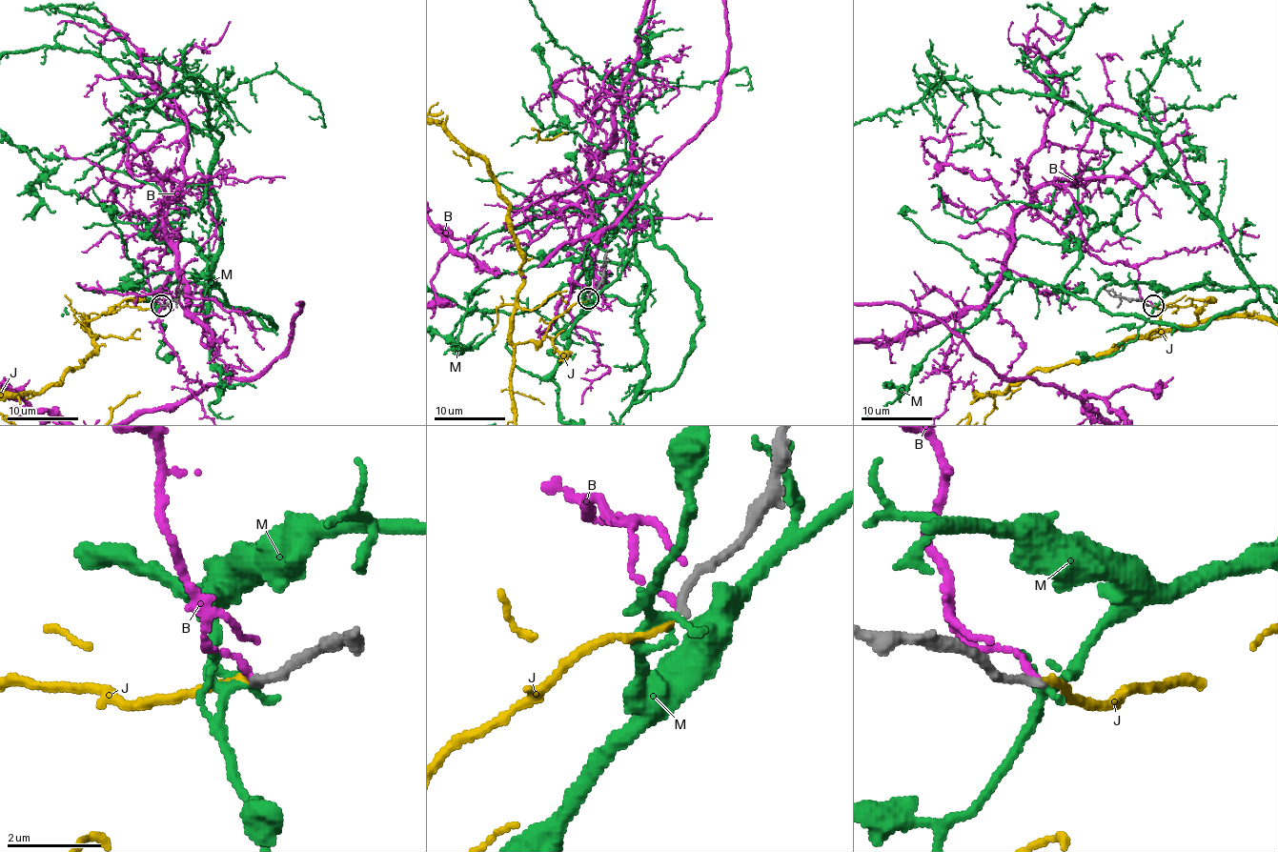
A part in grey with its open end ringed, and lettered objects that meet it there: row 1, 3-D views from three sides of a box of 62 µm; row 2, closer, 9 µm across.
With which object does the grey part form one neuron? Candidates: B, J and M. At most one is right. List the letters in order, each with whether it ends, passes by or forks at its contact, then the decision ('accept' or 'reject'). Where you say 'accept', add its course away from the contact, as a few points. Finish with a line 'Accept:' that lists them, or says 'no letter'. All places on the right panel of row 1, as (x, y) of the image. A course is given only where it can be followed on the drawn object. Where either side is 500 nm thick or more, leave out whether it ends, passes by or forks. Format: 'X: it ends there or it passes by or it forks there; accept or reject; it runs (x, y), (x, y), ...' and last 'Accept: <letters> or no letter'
B: it ends there; reject
J: it ends there; accept
M: it forks there; reject
Accept: J

